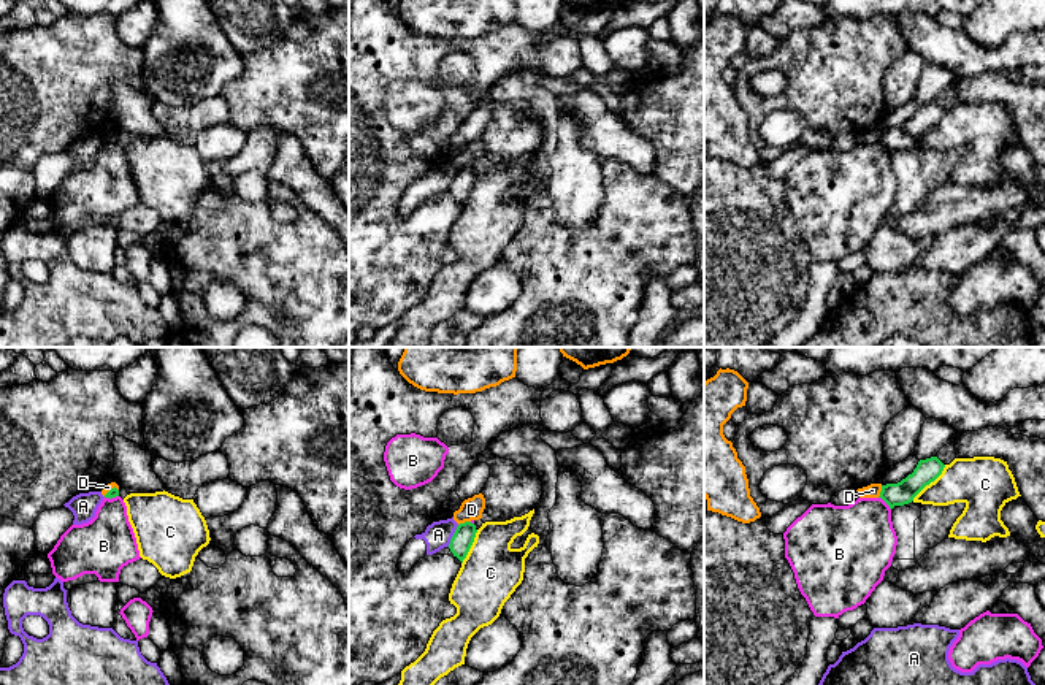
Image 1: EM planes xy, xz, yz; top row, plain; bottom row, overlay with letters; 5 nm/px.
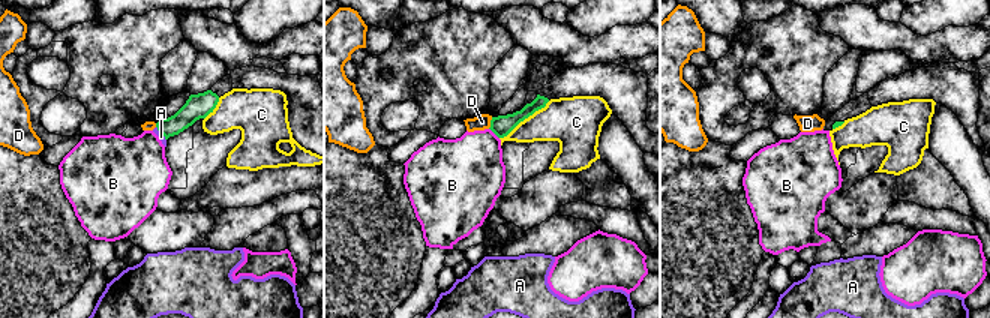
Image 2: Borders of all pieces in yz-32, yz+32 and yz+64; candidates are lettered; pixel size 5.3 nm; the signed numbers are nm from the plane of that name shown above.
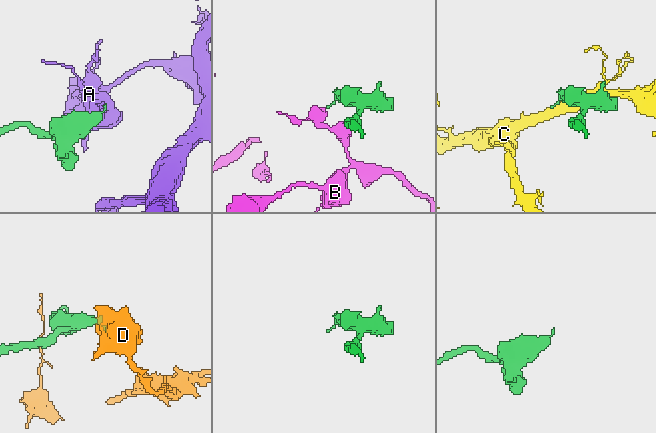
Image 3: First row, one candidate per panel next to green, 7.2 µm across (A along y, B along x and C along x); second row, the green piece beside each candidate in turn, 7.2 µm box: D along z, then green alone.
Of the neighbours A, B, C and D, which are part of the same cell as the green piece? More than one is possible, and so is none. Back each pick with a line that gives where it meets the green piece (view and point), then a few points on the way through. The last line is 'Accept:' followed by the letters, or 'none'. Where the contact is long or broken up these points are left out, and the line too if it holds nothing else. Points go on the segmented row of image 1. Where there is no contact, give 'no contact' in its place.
Accept: none

